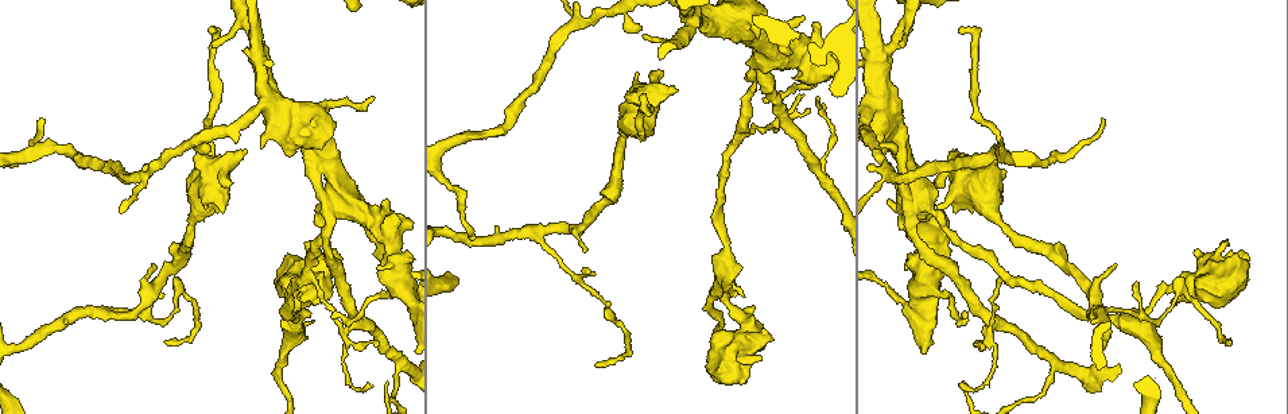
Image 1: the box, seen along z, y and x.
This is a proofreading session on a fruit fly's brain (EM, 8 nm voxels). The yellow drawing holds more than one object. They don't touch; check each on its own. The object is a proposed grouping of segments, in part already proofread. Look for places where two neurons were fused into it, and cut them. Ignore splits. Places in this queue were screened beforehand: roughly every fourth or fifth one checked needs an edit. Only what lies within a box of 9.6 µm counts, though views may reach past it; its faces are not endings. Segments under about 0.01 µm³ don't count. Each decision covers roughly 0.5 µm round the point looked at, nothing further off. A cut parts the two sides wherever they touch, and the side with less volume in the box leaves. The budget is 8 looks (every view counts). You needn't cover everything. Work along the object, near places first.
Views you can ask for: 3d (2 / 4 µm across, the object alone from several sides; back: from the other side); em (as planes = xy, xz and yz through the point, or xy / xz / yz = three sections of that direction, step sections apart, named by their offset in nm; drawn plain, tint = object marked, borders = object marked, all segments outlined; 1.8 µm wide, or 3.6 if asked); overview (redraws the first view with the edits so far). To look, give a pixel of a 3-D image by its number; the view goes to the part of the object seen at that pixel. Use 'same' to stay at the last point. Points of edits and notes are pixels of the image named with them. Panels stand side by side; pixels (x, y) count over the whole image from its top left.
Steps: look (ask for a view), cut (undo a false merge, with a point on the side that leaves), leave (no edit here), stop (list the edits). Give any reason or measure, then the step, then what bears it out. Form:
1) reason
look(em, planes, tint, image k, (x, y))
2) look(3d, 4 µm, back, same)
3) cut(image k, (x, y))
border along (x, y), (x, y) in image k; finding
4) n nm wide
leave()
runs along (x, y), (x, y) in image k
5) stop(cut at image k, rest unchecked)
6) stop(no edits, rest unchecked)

a fork
look(em, planes, plain, image 1, (1056, 359))

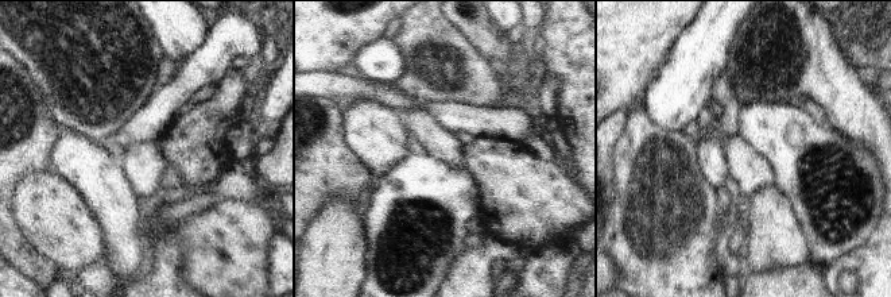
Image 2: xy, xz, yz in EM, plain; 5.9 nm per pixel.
where the object lies
look(em, planes, tint, same)

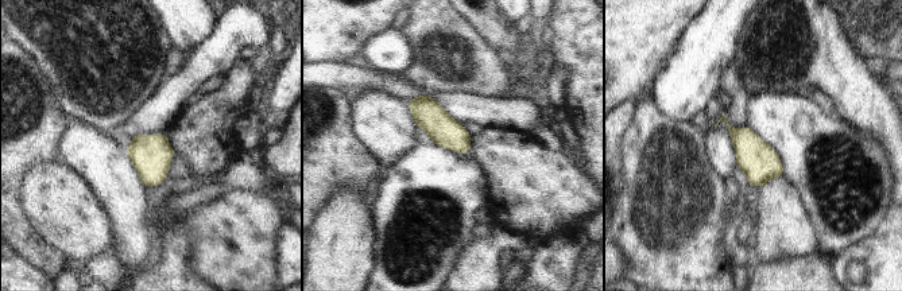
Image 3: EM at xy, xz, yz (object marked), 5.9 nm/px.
leave()
one neuron here

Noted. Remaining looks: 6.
sharp bend
look(em, xz, step 16, tint, image 1, (396, 290))

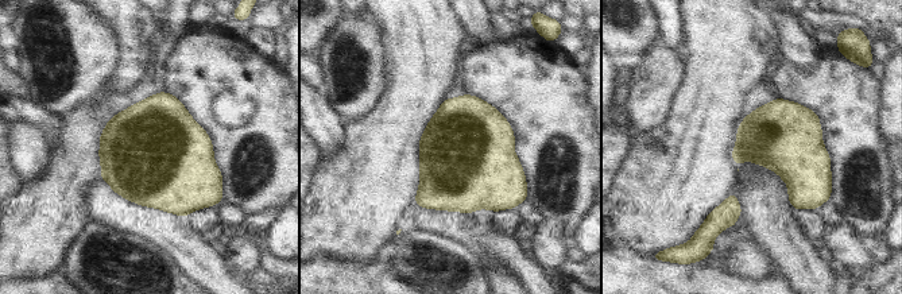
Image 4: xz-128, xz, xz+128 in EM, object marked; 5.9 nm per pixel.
look(em, planes, borders, same)

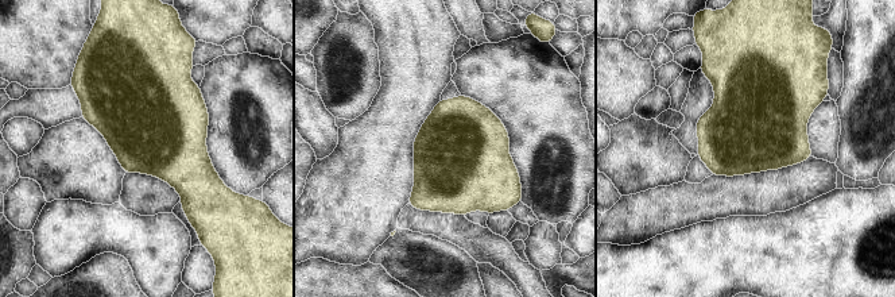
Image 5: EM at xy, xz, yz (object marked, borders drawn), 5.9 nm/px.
leave()
continuous, no second neuron

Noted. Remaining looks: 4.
sharp bend
look(em, planes, borders, image 1, (693, 11))

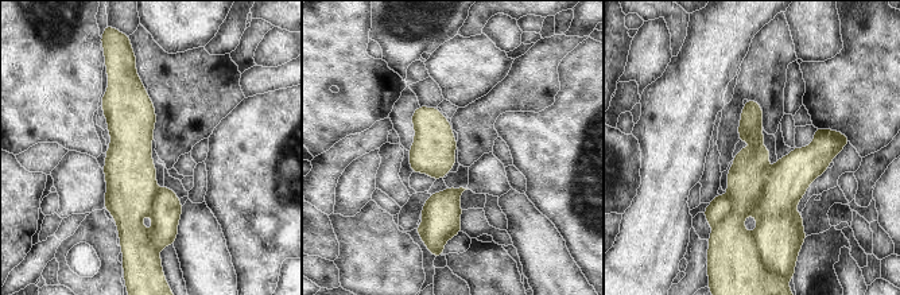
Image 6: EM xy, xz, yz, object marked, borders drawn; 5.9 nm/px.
cut(image 6, (780, 229))
the part that leaves runs along (833, 134), (784, 187), (759, 232) in image 6; two neurons meet here

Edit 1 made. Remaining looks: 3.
stop(cut at image 6, rest unchecked)

